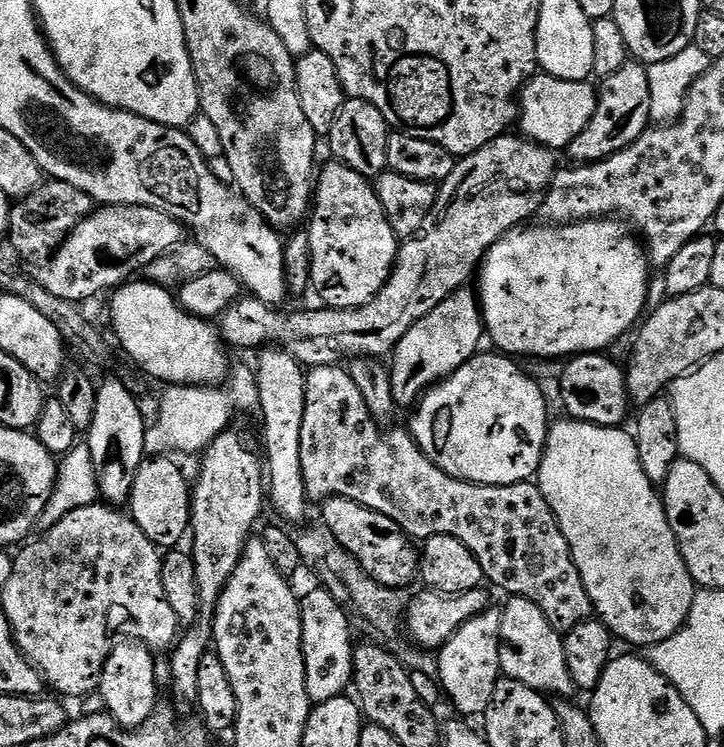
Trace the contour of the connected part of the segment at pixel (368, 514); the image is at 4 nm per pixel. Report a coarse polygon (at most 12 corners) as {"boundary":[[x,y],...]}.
{"boundary":[[350,498],[323,527],[382,586],[417,583],[420,552],[399,524]]}

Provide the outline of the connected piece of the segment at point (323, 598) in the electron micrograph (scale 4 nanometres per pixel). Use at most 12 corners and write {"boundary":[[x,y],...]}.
{"boundary":[[323,586],[300,600],[313,705],[353,687],[345,605]]}

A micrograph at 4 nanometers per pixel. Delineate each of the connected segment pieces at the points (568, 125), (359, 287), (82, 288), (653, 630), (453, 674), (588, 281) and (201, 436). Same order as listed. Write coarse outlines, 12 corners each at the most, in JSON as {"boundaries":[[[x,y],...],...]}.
{"boundaries":[[[537,74],[519,131],[567,150],[594,118],[597,85]],[[319,169],[307,225],[311,287],[361,308],[398,237],[373,181]],[[100,206],[38,272],[83,305],[179,246],[157,208]],[[563,418],[538,473],[617,641],[698,591],[631,431]],[[500,608],[439,649],[438,683],[459,715],[483,717],[500,670]],[[616,218],[521,226],[478,269],[512,358],[603,353],[645,315]],[[251,367],[223,386],[168,386],[148,456],[203,453],[260,403]]]}

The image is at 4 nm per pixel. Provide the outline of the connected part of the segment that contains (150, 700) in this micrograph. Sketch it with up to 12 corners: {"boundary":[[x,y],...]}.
{"boundary":[[120,642],[100,671],[107,715],[139,730],[158,707],[153,649]]}

